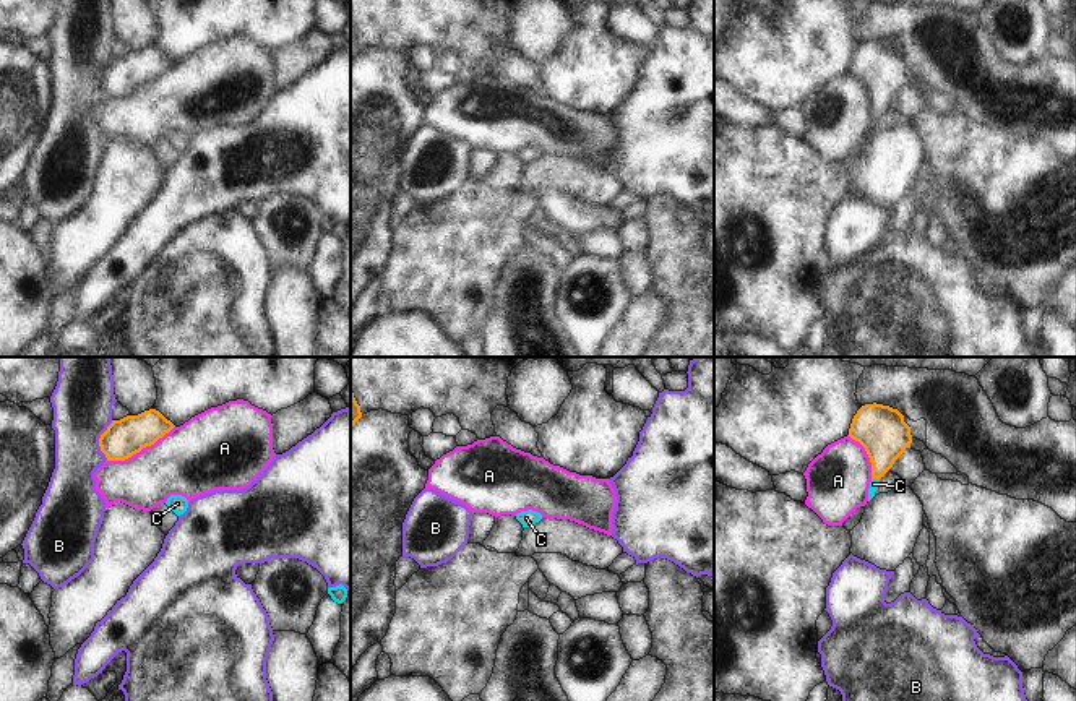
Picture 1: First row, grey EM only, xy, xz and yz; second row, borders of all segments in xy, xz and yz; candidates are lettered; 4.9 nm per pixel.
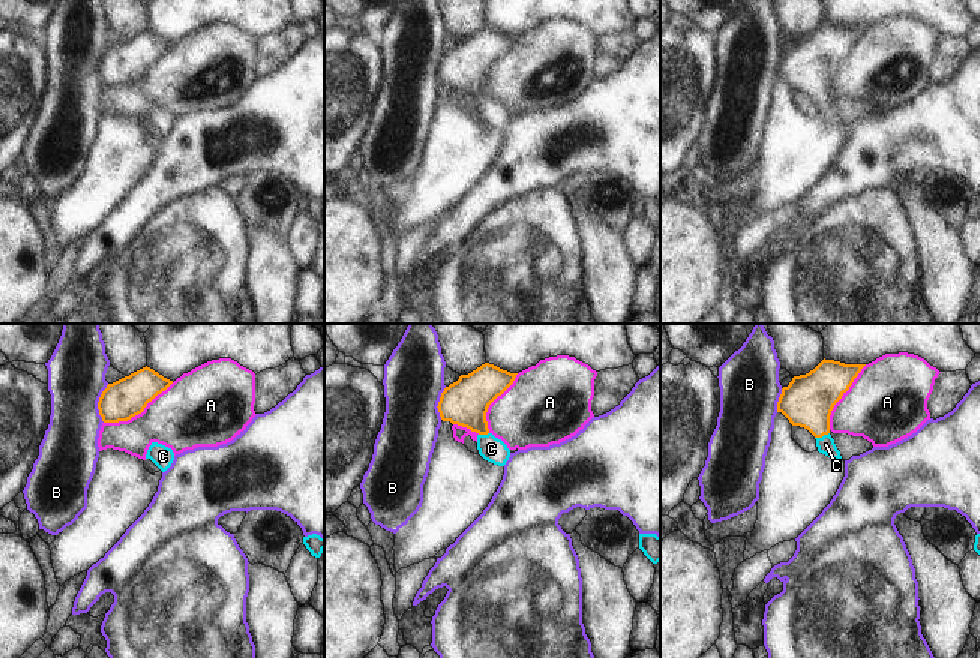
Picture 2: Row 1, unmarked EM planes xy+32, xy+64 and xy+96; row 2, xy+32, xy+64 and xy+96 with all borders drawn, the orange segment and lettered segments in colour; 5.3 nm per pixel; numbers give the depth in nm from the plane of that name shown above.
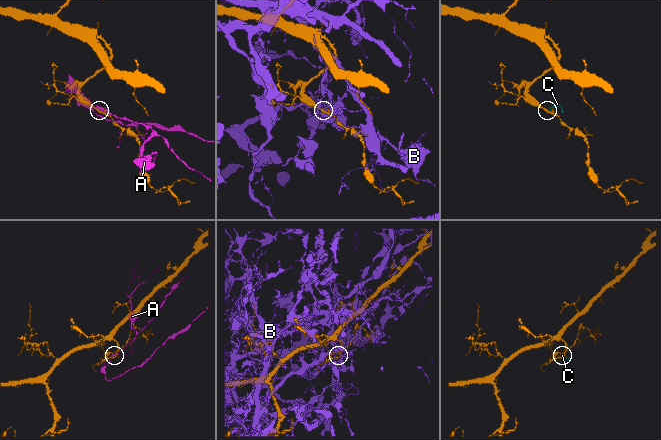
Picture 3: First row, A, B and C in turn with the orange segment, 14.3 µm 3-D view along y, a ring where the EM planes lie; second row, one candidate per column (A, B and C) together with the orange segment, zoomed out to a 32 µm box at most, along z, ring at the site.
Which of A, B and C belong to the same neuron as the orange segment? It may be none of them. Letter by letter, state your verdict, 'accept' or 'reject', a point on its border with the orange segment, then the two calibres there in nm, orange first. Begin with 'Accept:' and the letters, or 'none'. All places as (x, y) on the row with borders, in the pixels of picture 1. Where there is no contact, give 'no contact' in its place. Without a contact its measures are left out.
Accept: C
A: reject; contact xy (140, 450); calibres 190 and 340 nm
B: reject; contact xy (99, 440); calibres 190 and 300 nm
C: accept; contact yz (875, 477); calibres 240 and 50 nm

